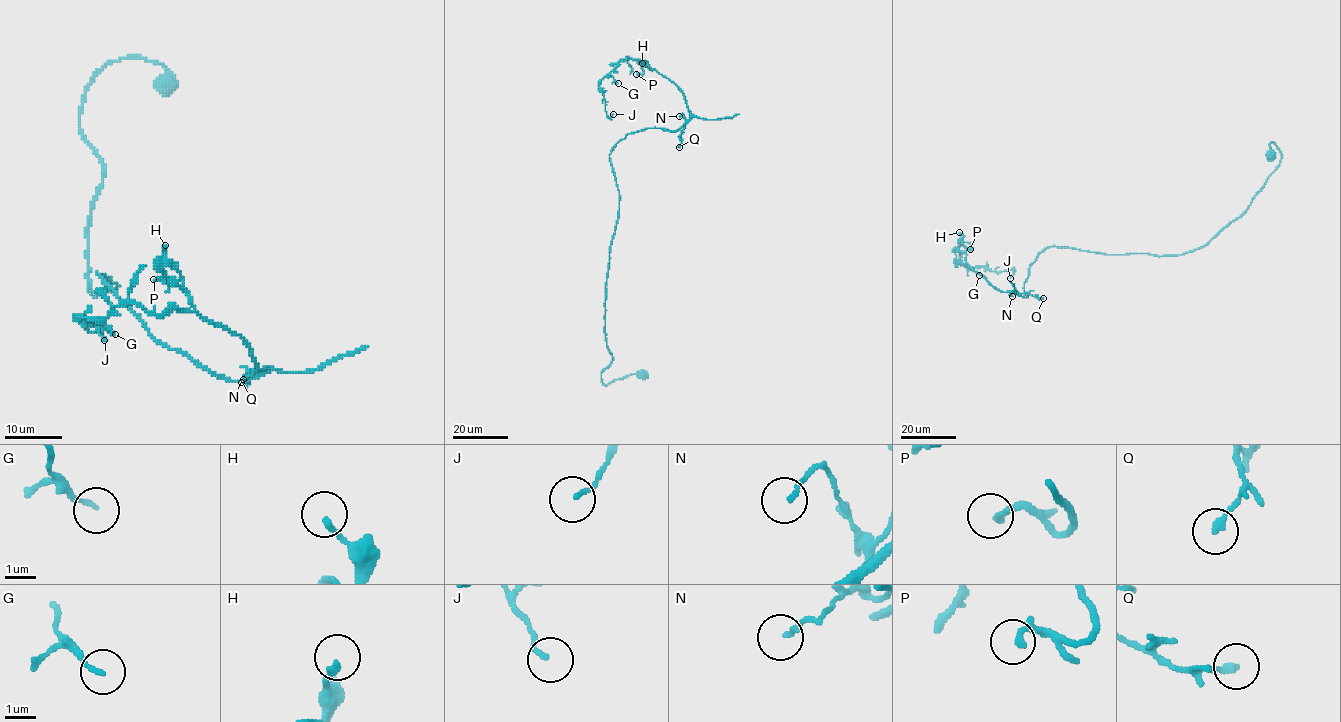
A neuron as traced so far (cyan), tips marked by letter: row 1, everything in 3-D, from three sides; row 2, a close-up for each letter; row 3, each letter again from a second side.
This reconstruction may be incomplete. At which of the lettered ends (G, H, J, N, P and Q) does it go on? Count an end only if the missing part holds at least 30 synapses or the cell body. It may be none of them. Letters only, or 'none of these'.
none of these

